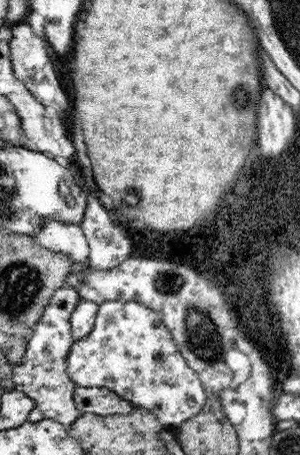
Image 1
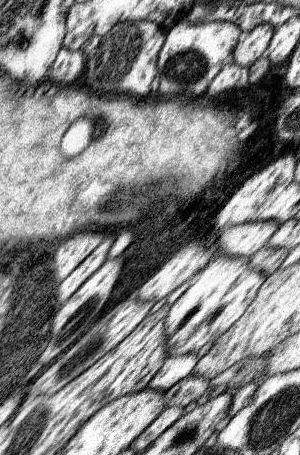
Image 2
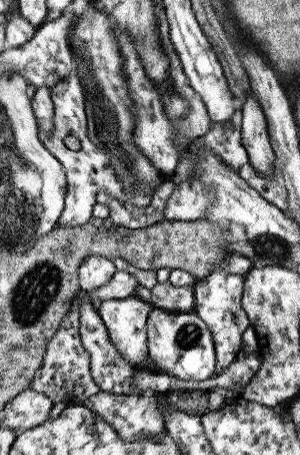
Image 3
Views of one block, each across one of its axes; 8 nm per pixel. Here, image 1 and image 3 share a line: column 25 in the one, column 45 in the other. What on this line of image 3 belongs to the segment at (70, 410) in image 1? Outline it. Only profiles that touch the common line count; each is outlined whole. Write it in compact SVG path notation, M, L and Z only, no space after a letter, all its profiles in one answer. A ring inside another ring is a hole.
M77 294L71 302L71 312L69 316L65 316L65 320L61 322L59 330L55 332L55 336L51 338L51 342L47 342L47 352L43 358L41 368L35 372L33 376L33 384L31 388L35 392L45 392L53 402L65 402L67 406L81 406L85 404L85 400L99 390L99 386L95 384L91 370L89 370L89 358L87 358L87 350L81 344L81 336L79 336L79 312L77 312Z

